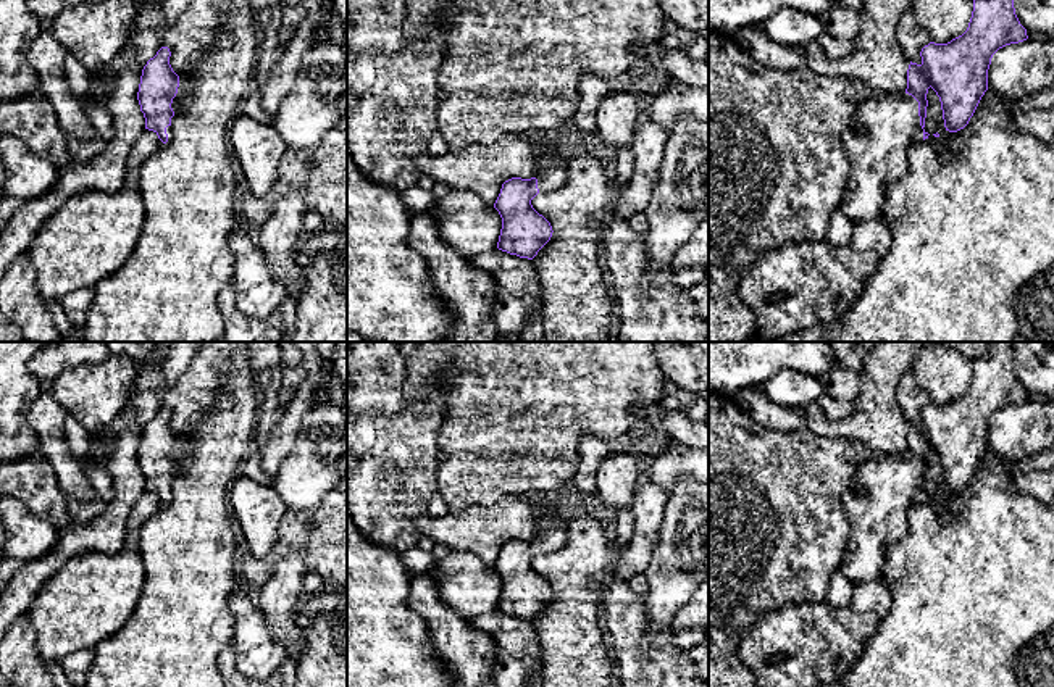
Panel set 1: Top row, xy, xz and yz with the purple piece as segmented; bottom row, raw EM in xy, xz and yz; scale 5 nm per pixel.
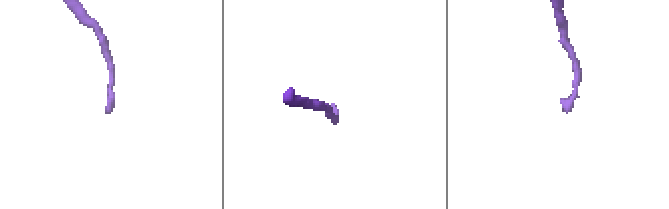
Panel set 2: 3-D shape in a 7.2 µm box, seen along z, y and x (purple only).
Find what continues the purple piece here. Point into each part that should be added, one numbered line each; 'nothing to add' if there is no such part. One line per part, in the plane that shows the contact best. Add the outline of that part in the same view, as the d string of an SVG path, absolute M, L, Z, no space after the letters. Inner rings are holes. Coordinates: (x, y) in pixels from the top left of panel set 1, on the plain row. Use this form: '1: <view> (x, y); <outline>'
1: yz (882, 492); M867 455L843 497L851 526L839 563L844 577L852 584L883 577L888 547L902 537L909 510L922 500L912 456Z

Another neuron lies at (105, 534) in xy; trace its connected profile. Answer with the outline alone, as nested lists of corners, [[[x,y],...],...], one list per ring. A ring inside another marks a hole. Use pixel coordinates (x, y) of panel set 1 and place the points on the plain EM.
[[[131,400],[113,423],[90,437],[90,442],[110,448],[103,466],[111,476],[115,497],[95,519],[68,521],[60,527],[56,543],[48,553],[21,563],[0,593],[0,642],[11,622],[27,613],[40,587],[69,560],[90,552],[113,555],[123,548],[128,516],[145,490],[137,461],[140,437]]]

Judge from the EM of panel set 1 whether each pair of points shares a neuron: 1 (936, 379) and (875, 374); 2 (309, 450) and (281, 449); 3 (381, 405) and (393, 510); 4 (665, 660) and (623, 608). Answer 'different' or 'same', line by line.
1: different
2: different
3: same
4: same

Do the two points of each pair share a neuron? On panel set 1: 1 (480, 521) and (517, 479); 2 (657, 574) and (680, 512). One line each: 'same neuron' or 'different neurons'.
1: different neurons
2: same neuron

